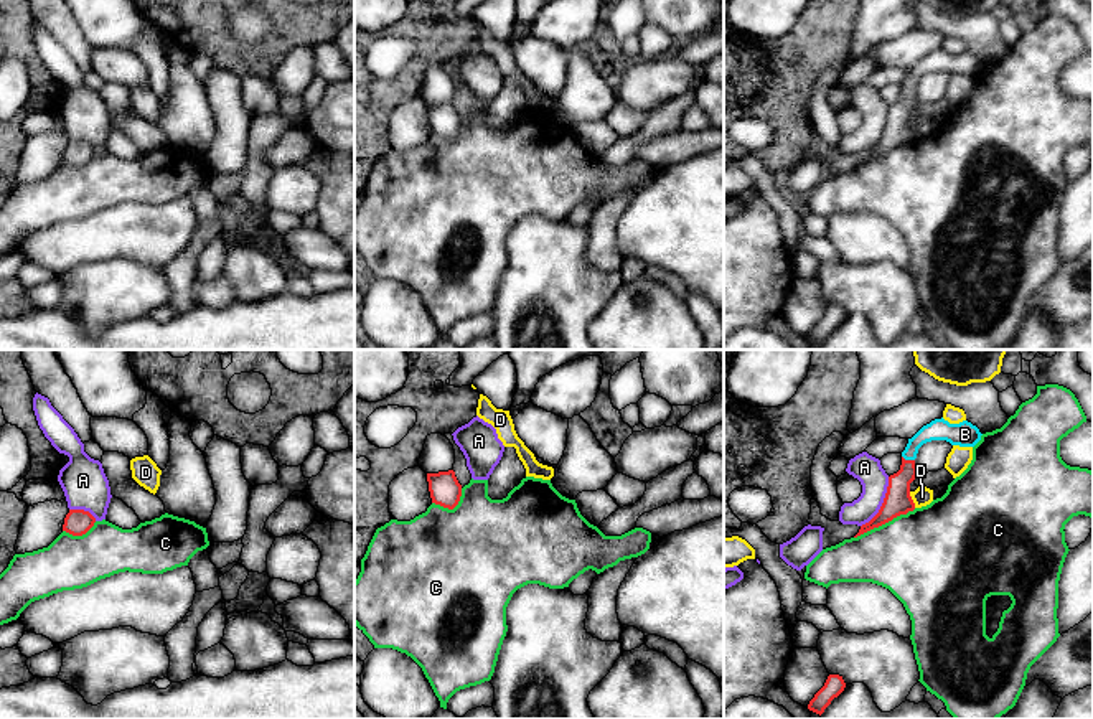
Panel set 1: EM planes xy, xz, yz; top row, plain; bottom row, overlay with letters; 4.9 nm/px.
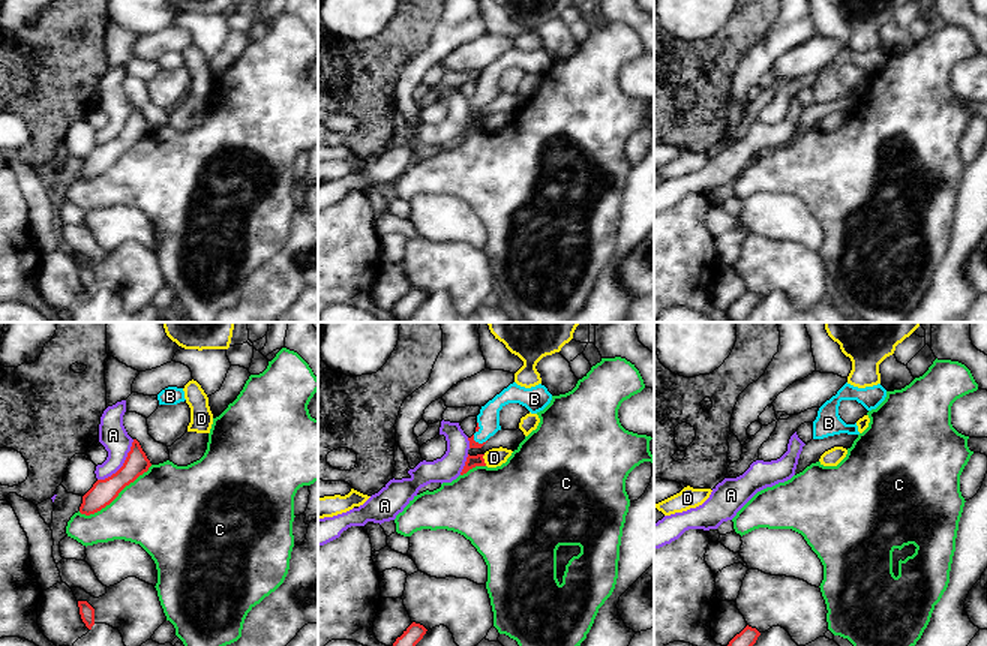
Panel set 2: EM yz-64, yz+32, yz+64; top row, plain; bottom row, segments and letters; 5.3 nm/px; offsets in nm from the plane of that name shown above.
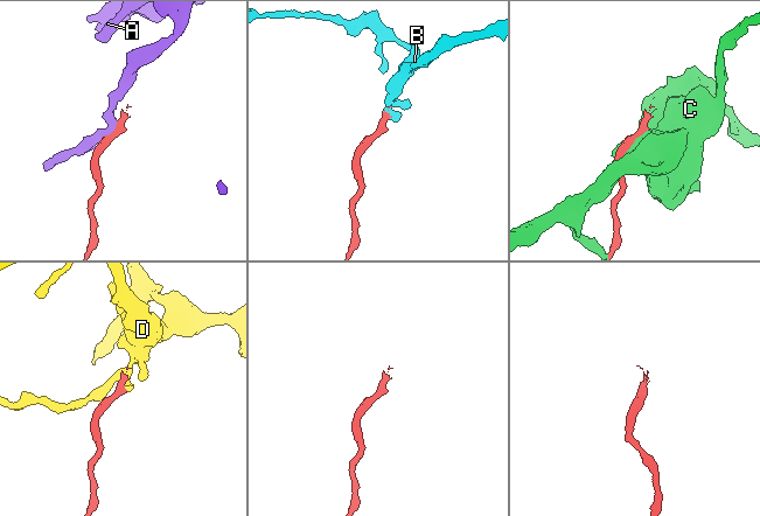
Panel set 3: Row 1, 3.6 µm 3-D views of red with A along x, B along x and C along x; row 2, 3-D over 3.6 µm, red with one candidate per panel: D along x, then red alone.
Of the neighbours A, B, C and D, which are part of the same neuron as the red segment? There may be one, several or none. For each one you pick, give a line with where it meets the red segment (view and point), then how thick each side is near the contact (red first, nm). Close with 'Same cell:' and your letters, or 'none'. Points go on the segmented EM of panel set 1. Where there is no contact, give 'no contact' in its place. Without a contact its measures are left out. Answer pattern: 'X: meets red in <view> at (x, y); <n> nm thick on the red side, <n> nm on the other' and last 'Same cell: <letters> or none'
B: meets red in yz at (909, 460); 130 nm thick on the red side, 110 nm on the other
Same cell: B

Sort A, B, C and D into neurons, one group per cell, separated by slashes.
A / B / C / D

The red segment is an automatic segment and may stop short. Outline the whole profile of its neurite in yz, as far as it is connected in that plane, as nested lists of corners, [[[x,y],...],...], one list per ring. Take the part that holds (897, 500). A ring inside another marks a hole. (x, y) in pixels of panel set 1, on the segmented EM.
[[[941,417],[923,425],[912,439],[908,439],[908,444],[902,452],[900,470],[889,477],[887,493],[879,513],[869,523],[862,524],[854,538],[915,510],[915,503],[910,496],[910,483],[917,477],[915,458],[923,444],[946,440],[951,445],[974,447],[981,440],[981,435],[979,429],[968,421],[950,424]]]

